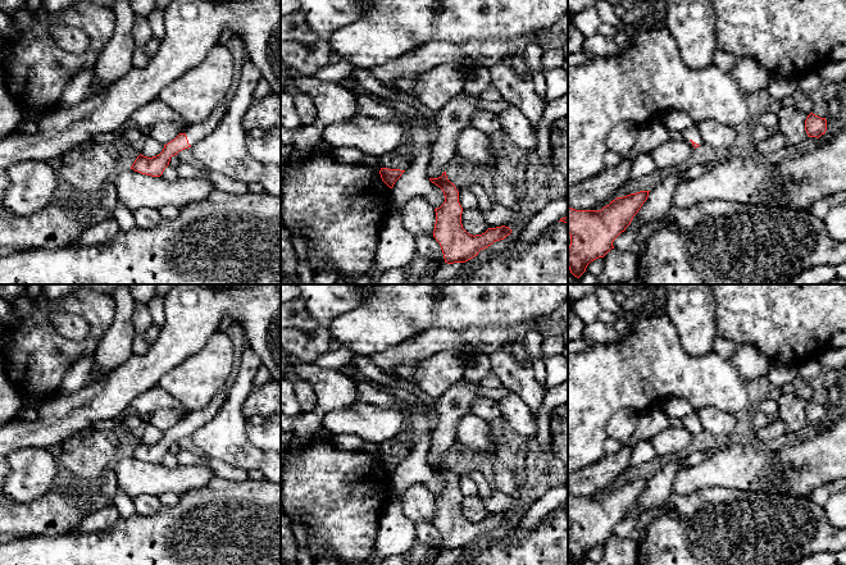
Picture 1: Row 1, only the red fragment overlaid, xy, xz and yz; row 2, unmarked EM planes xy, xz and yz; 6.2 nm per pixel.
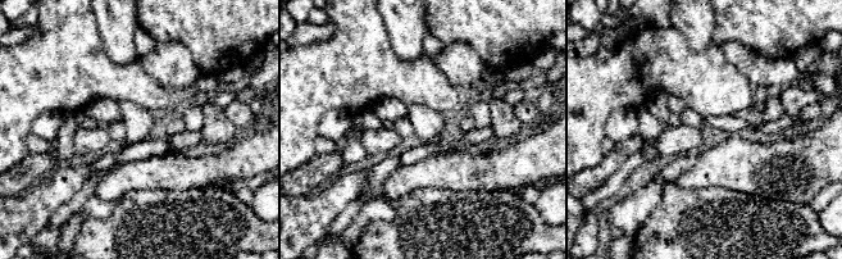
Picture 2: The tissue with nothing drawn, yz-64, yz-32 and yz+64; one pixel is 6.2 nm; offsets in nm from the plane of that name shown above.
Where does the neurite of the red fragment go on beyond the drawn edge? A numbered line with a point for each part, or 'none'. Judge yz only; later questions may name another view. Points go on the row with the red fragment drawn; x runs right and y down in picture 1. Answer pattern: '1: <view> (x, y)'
1: yz (692, 133)

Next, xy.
1: xy (194, 132)

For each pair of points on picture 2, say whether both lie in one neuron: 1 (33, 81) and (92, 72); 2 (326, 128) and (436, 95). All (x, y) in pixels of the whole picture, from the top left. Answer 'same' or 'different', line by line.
1: same
2: different

